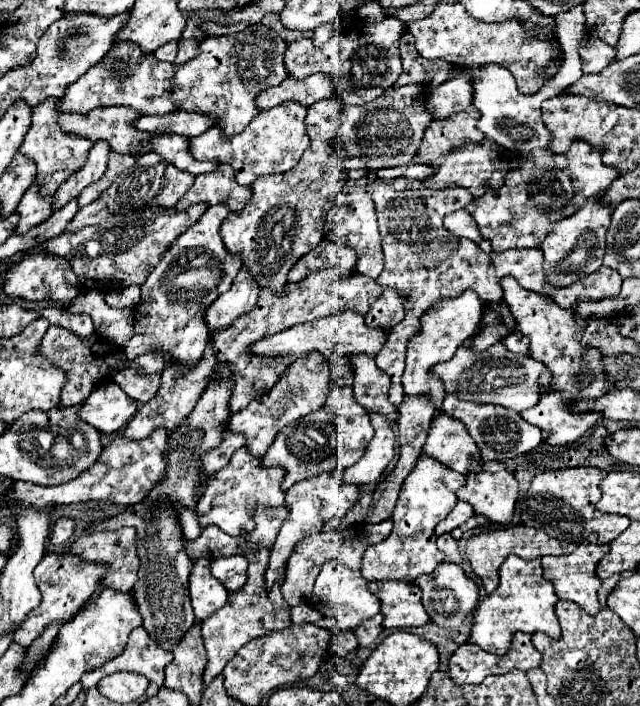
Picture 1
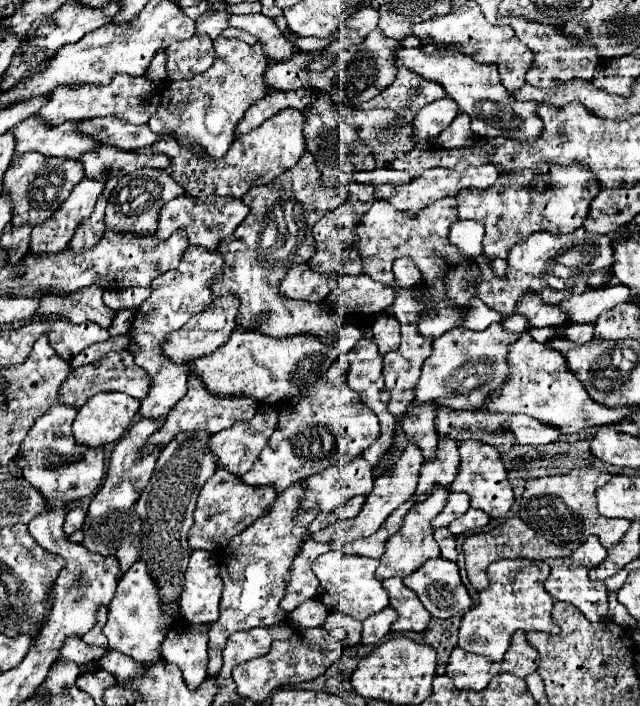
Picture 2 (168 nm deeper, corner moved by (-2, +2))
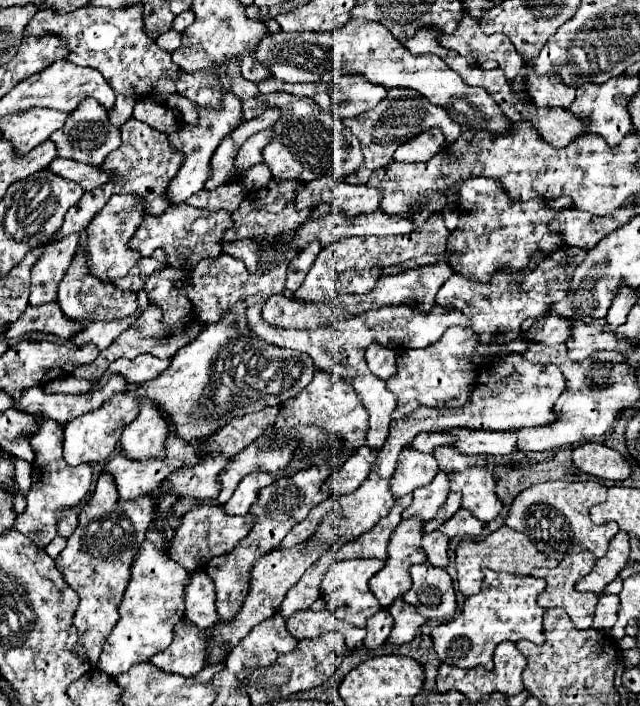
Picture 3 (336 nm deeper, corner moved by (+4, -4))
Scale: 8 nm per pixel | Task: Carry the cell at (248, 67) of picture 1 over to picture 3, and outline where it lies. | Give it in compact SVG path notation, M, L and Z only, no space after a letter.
M227 92L227 94L223 94L223 108L221 110L201 108L201 122L197 126L189 126L183 120L177 120L179 122L179 132L171 134L169 140L171 140L171 146L175 150L179 150L179 152L185 154L185 162L183 162L181 170L177 172L177 176L171 180L171 184L167 186L165 198L171 204L181 204L189 196L193 196L195 192L203 190L203 186L205 186L205 182L209 180L209 174L211 174L209 160L211 160L215 148L241 122L241 116L243 114L241 114L241 102L239 102L239 98L235 98L235 94L231 94L231 92Z

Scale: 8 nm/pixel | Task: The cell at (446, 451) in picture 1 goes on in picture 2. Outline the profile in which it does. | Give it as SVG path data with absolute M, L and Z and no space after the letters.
M439 436L437 444L437 456L421 466L419 472L419 484L417 492L413 496L415 502L425 500L431 492L431 484L441 484L441 486L451 486L457 468L459 468L459 452L457 452L457 440L451 436Z

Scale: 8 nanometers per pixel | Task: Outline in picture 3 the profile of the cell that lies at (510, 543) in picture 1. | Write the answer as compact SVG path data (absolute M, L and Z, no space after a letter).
M501 526L497 532L489 534L483 540L463 540L455 550L455 564L459 574L459 590L463 596L479 594L481 590L481 570L491 568L495 572L511 572L511 574L531 574L533 568L555 568L559 562L545 556L535 548L535 544L517 530Z

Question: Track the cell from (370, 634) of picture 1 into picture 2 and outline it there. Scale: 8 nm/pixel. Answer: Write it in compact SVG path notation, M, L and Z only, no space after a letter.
M391 606L369 616L363 622L363 644L377 644L381 638L385 638L389 634L391 624L395 620L397 620L397 612L393 612Z

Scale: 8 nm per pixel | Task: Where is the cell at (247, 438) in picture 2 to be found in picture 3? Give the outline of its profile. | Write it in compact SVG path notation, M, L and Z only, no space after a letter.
M217 454L199 462L193 468L181 468L169 474L157 494L179 494L179 498L217 498L221 490L217 476L227 466L227 462L227 458L221 458Z

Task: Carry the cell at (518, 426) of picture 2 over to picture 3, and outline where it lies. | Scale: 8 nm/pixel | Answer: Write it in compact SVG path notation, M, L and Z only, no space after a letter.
M445 430L457 436L455 448L463 454L511 454L515 452L517 436L511 430L493 432L493 430Z

